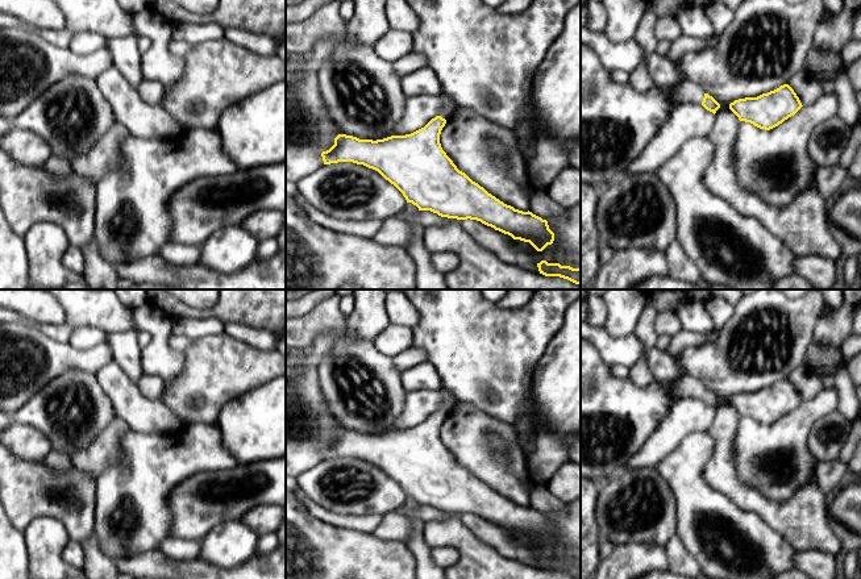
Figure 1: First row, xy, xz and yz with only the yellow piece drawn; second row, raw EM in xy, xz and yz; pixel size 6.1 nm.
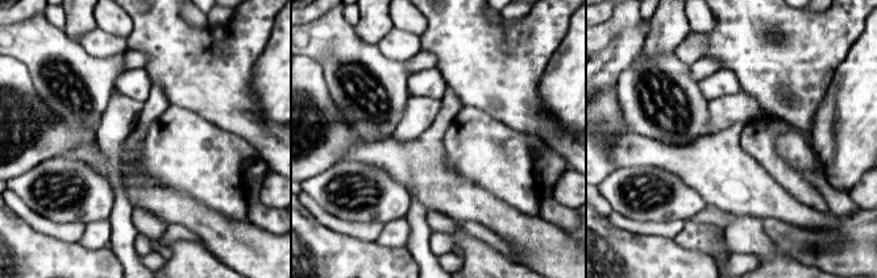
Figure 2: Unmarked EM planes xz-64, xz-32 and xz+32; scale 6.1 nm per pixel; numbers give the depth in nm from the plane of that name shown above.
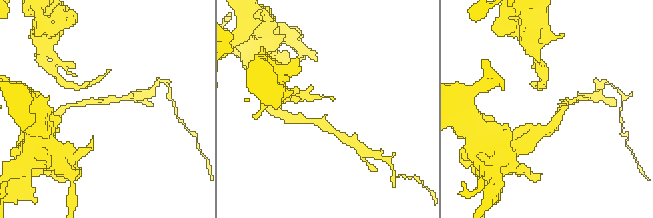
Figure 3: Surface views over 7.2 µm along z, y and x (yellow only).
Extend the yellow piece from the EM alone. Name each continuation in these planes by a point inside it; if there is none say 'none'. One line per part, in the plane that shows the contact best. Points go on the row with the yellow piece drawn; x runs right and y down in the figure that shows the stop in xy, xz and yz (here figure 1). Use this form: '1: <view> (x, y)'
1: yz (689, 91)

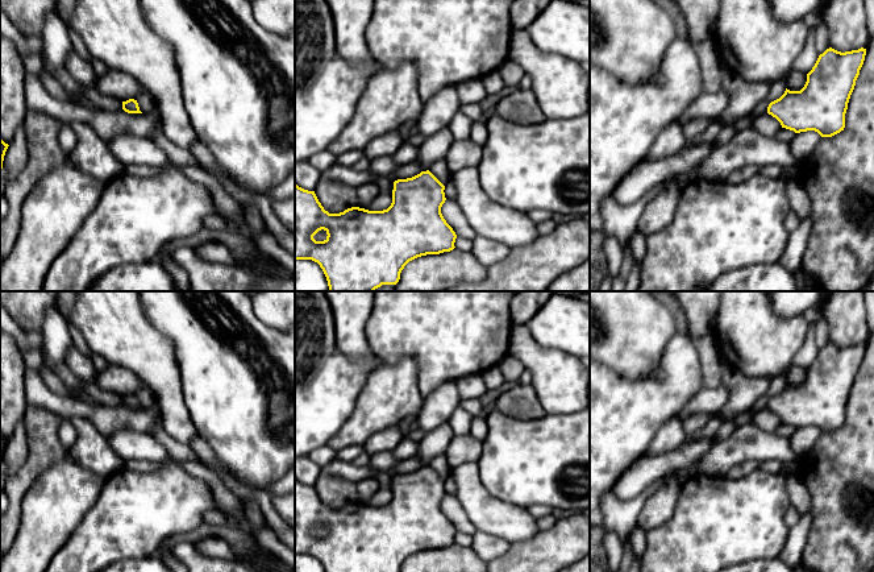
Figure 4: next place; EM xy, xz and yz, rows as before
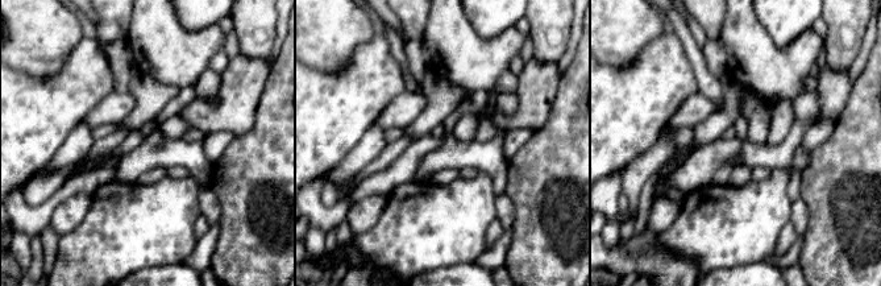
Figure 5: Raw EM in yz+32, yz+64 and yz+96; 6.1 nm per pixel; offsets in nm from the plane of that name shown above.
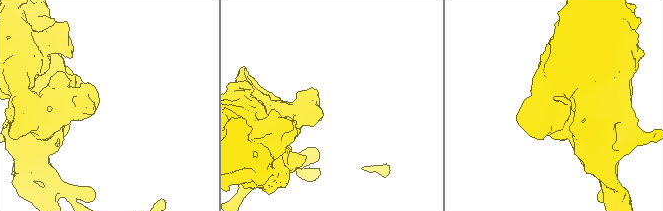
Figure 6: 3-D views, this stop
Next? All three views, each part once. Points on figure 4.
none

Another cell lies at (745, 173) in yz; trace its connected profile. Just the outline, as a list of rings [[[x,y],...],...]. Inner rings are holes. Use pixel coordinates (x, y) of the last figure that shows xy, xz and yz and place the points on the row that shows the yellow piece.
[[[749,165],[749,166],[744,166],[741,169],[733,170],[728,178],[727,182],[729,185],[737,185],[737,183],[742,183],[748,179],[750,179],[752,177],[759,174],[759,167],[756,165]]]

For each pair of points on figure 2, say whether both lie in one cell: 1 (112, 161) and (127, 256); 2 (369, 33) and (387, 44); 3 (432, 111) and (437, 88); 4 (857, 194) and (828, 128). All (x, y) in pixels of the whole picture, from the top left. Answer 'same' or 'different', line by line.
1: same
2: different
3: different
4: different

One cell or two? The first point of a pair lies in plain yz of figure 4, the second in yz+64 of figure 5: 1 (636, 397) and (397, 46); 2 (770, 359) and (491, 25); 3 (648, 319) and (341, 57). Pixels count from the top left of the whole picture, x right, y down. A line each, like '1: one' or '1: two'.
1: two
2: two
3: one

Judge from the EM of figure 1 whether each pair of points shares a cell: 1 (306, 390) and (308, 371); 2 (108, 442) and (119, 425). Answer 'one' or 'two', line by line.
1: one
2: one

